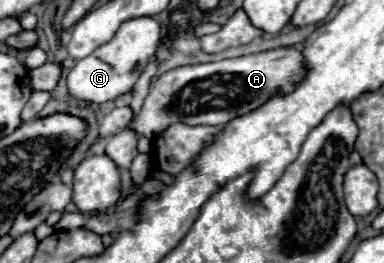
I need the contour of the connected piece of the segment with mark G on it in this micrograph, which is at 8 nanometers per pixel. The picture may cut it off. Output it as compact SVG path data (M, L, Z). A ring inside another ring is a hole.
M140 16L140 18L126 20L110 42L96 48L94 54L76 62L76 66L68 74L70 94L86 102L100 104L106 100L114 100L120 94L132 90L138 76L144 72L148 60L156 54L160 38L162 38L162 26L156 18Z

